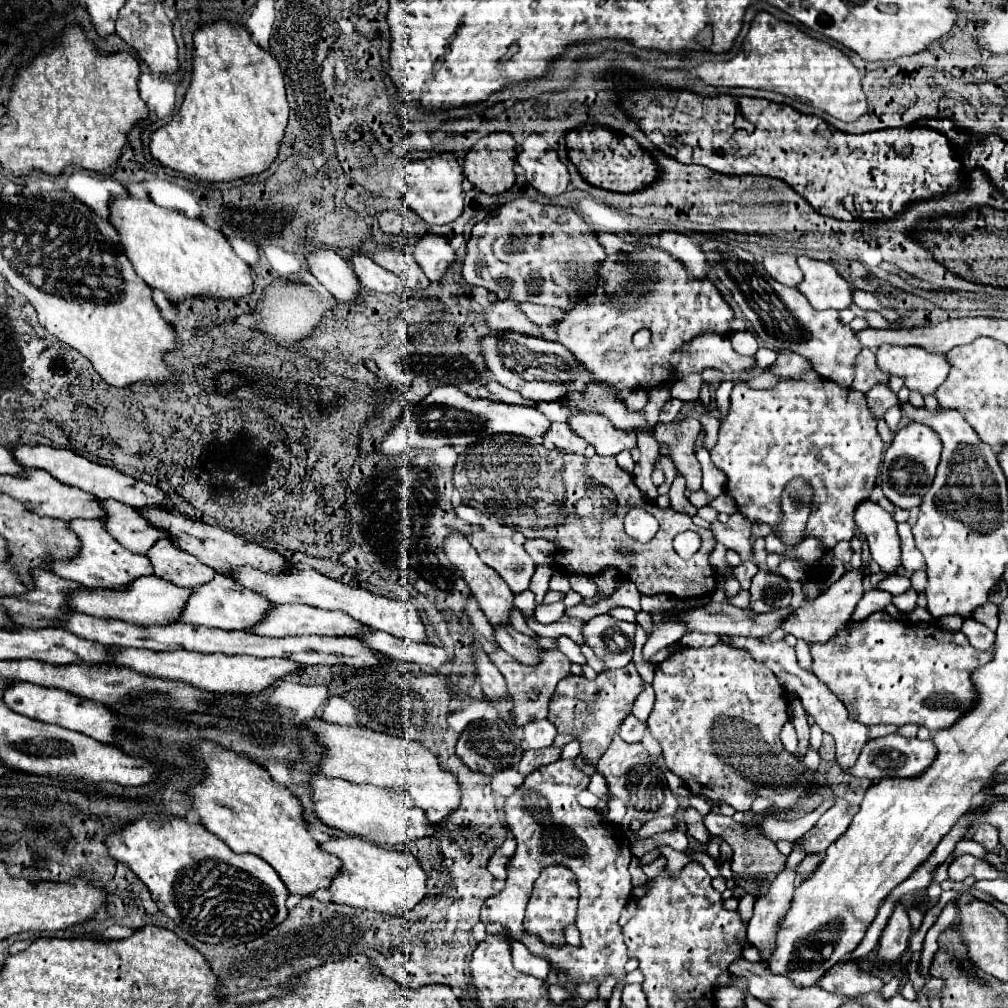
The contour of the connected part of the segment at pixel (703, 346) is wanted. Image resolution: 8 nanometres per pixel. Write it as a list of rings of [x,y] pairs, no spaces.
[[[701,334],[679,350],[679,368],[675,368],[675,374],[677,378],[683,378],[691,372],[703,372],[707,368],[715,368],[723,374],[739,374],[753,366],[755,358],[737,354],[729,336]]]

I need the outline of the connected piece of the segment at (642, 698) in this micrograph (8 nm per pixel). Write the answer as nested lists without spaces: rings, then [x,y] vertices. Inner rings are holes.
[[[645,686],[643,692],[635,700],[635,706],[633,706],[631,714],[645,724],[649,714],[651,714],[651,710],[653,710],[653,686]]]

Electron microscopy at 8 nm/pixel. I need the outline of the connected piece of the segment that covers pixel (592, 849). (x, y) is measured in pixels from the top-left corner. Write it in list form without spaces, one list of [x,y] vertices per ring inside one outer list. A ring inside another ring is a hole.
[[[557,760],[553,764],[541,766],[537,768],[533,774],[529,774],[523,782],[521,788],[515,790],[513,796],[509,796],[505,800],[505,814],[507,814],[507,824],[509,830],[513,832],[515,840],[517,840],[517,850],[515,856],[511,858],[509,866],[507,866],[507,886],[503,892],[499,892],[497,896],[489,898],[483,904],[481,910],[481,922],[483,924],[491,924],[497,922],[501,924],[511,936],[519,938],[531,954],[545,958],[553,970],[561,970],[569,976],[575,976],[579,980],[597,980],[603,982],[603,978],[607,974],[613,974],[617,980],[621,980],[625,976],[625,964],[629,960],[627,956],[627,946],[623,942],[623,932],[619,926],[619,914],[623,910],[623,906],[631,900],[631,874],[629,874],[629,864],[631,864],[631,848],[629,848],[629,840],[627,834],[617,828],[615,824],[609,822],[609,830],[603,824],[603,816],[597,810],[589,810],[579,806],[577,802],[577,794],[581,790],[585,790],[589,786],[589,776],[583,774],[573,760]],[[555,862],[563,862],[569,870],[573,870],[577,874],[577,884],[579,884],[579,912],[577,912],[577,930],[581,932],[581,946],[547,946],[545,942],[541,942],[535,936],[525,934],[523,930],[523,912],[525,906],[531,898],[531,890],[533,890],[533,882],[537,880],[537,876],[541,874],[541,870],[545,866],[551,866]]]

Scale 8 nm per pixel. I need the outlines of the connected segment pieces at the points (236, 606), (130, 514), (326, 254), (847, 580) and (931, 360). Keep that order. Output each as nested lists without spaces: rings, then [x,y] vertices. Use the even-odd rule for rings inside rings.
[[[215,576],[211,582],[207,582],[205,586],[197,586],[179,618],[179,622],[187,622],[187,624],[201,624],[207,628],[219,628],[219,630],[251,630],[255,624],[259,624],[267,612],[275,608],[275,604],[267,598],[263,598],[261,594],[247,590],[245,586],[237,584],[235,580],[227,578],[227,576]]]
[[[103,500],[103,506],[107,506],[107,514],[111,514],[111,522],[107,522],[109,534],[121,542],[121,546],[129,548],[135,554],[147,556],[149,548],[161,540],[169,538],[171,534],[167,530],[159,530],[157,526],[149,524],[139,508],[121,504],[121,502],[107,502]]]
[[[321,248],[307,254],[307,264],[311,274],[319,280],[321,286],[325,286],[331,296],[337,302],[357,302],[361,296],[359,280],[353,272],[353,268],[335,252],[329,248]]]
[[[849,570],[835,584],[831,584],[827,592],[819,594],[813,602],[805,602],[801,608],[795,610],[795,614],[785,618],[781,628],[787,634],[793,634],[795,638],[805,640],[807,644],[825,644],[849,622],[863,592],[865,592],[865,582],[863,582],[861,570]]]
[[[889,346],[877,350],[877,364],[883,372],[903,378],[909,390],[927,396],[933,394],[949,376],[949,366],[943,354],[929,354],[915,346]]]

